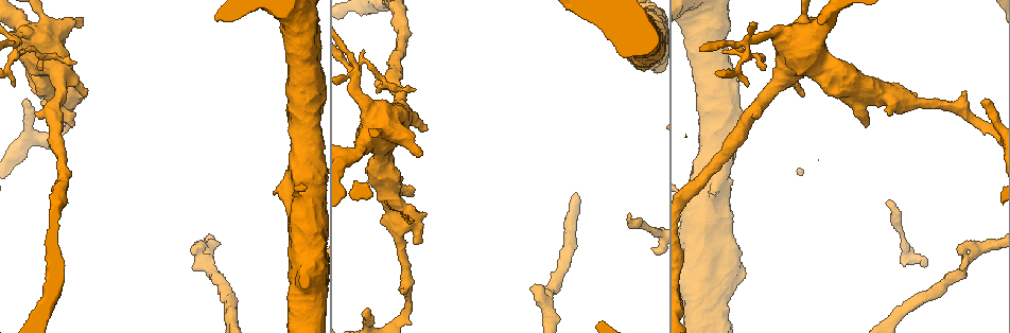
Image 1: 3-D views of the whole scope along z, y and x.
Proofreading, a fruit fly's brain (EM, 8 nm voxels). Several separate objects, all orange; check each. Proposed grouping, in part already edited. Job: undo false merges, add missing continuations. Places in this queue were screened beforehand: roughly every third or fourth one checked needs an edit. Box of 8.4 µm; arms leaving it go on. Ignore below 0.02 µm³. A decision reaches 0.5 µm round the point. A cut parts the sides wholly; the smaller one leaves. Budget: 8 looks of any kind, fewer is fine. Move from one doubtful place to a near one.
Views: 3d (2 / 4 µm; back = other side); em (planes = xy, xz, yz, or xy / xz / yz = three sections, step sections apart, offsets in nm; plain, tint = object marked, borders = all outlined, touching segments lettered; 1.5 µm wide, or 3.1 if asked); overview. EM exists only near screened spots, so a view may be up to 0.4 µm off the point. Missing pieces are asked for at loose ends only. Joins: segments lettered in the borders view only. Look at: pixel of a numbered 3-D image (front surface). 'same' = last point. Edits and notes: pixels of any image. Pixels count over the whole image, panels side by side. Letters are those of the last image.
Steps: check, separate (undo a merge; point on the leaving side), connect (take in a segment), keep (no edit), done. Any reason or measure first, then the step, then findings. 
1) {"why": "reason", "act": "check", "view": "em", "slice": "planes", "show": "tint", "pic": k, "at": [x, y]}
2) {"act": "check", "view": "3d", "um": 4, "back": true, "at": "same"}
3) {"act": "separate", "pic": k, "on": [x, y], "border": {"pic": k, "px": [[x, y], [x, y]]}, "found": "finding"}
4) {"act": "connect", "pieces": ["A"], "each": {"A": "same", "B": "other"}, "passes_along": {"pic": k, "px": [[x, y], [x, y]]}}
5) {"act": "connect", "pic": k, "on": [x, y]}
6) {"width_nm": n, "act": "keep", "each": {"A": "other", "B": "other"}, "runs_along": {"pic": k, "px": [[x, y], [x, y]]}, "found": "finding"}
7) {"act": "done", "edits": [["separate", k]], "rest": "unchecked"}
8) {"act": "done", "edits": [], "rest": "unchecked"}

{"act": "check", "view": "em", "um": 3.1, "slice": "planes", "show": "borders", "pic": 1, "at": [15, 42]}

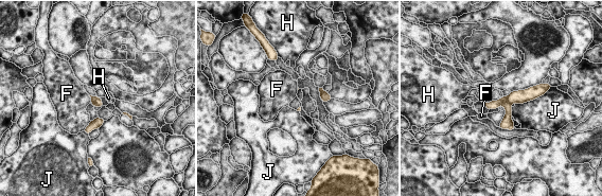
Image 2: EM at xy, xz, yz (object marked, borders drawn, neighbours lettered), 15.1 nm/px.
{"act": "separate", "pic": 2, "on": [520, 96], "each": {"F": "other", "H": "other", "J": "other"}, "part_leaving": {"pic": 2, "px": [[531, 95], [515, 96], [488, 105]]}, "found": "two neurons meet here"}

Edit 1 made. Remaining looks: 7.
{"why": "a narrow waist", "act": "check", "view": "3d", "um": 4, "pic": 1, "at": [549, 292]}

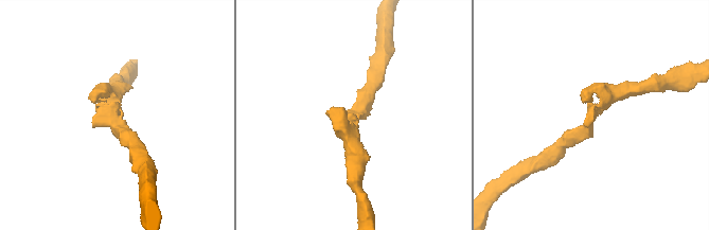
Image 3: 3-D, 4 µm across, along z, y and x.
{"act": "check", "view": "em", "slice": "planes", "show": "borders", "pic": 3, "at": [591, 124]}

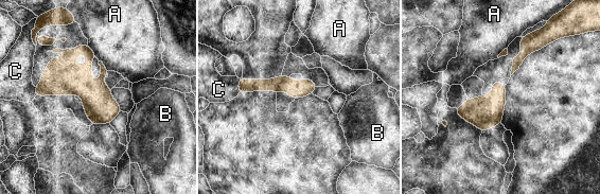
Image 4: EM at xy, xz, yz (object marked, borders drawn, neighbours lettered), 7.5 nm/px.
{"act": "keep", "each": {"A": "other", "B": "other", "C": "other"}, "runs_along": {"pic": 4, "px": [[241, 82], [245, 85], [313, 86]]}, "found": "continuous, no second neuron"}

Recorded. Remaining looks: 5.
{"act": "done", "edits": [["separate", 2]], "rest": "unchecked"}

